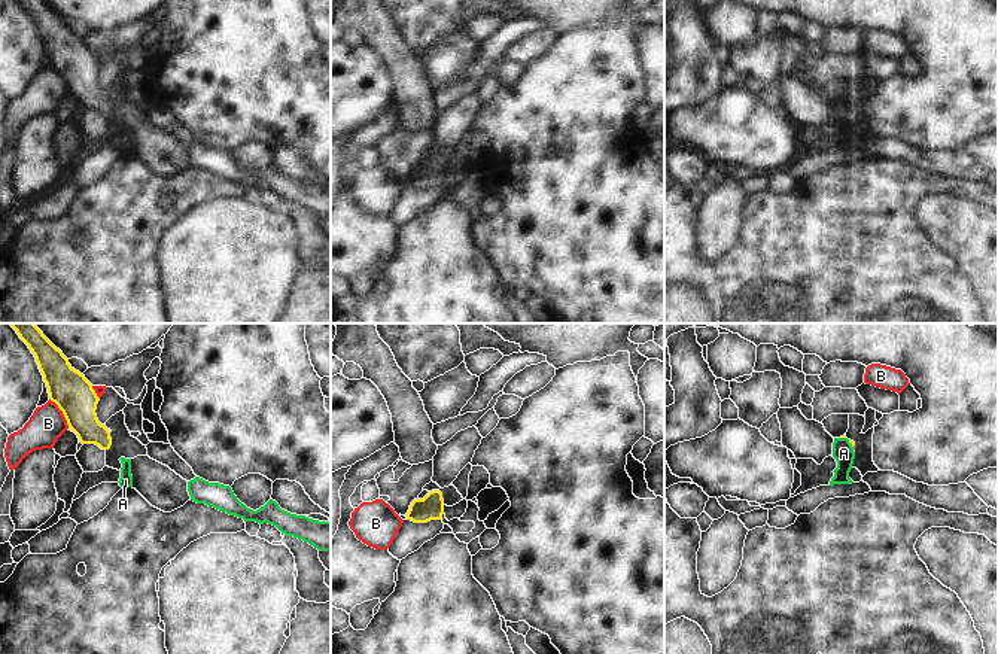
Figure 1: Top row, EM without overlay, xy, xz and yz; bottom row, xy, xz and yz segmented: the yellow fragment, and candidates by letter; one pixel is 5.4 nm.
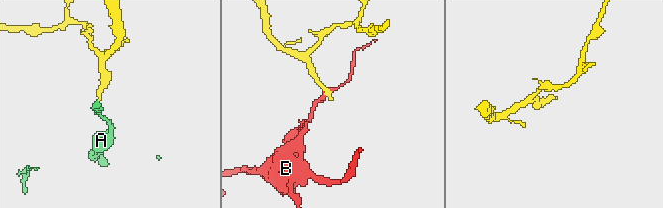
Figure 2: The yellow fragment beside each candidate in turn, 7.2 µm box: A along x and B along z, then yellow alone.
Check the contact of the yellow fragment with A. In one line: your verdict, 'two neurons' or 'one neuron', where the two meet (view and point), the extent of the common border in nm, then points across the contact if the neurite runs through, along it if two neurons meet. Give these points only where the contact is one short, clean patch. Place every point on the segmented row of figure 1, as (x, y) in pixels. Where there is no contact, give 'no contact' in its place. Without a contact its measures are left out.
one neuron; contact yz (851, 443); length 50 nm; way yz (852, 443), (851, 443), (843, 453)

